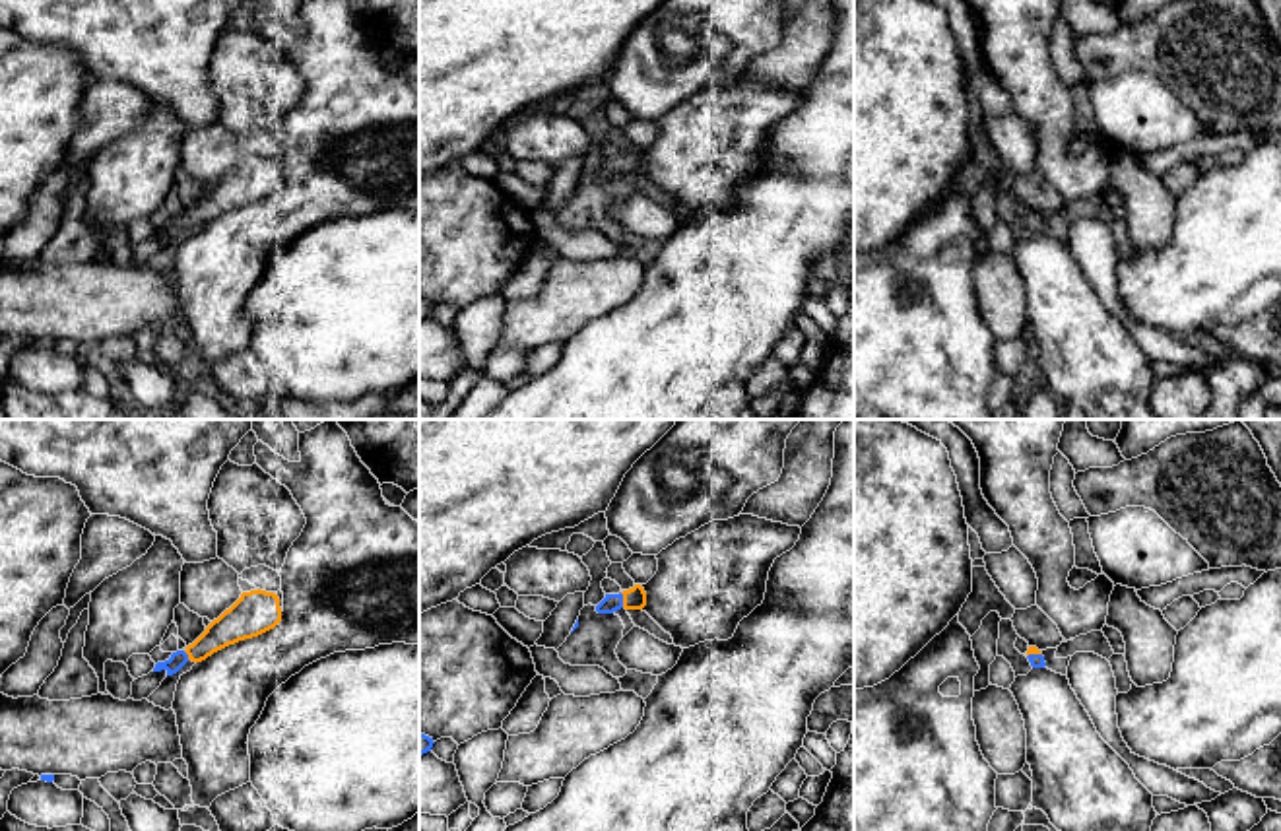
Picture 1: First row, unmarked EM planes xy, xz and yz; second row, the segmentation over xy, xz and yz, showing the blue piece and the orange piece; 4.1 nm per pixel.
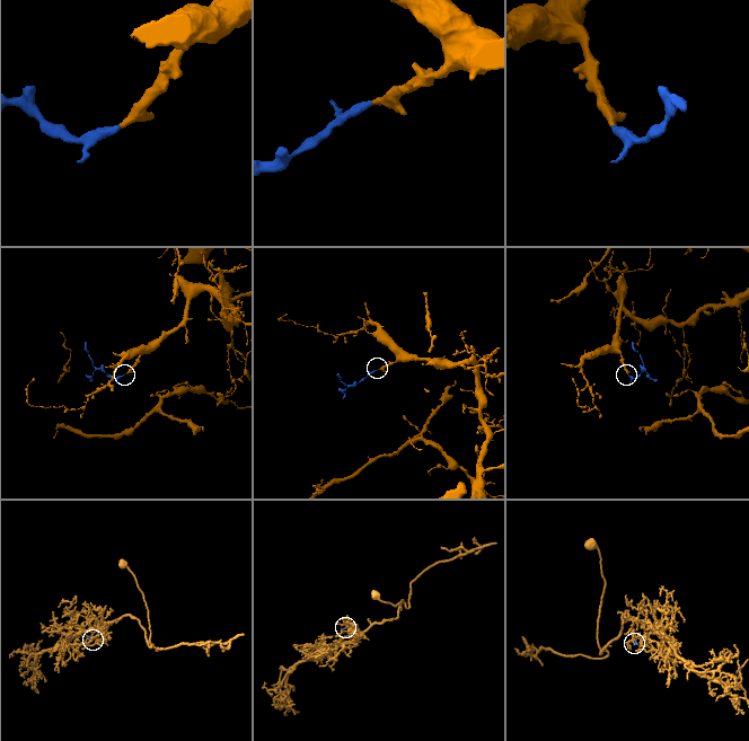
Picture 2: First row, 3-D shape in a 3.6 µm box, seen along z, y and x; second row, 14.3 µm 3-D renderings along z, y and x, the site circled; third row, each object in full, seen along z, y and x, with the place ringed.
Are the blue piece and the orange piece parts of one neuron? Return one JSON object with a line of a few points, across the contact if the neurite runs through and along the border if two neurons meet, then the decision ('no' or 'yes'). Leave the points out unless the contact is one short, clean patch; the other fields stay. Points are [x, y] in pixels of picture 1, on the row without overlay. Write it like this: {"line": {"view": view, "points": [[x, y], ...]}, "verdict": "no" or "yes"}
{"line": {"view": "xz", "points": [[612, 167], [622, 166], [635, 164]]}, "verdict": "yes"}

